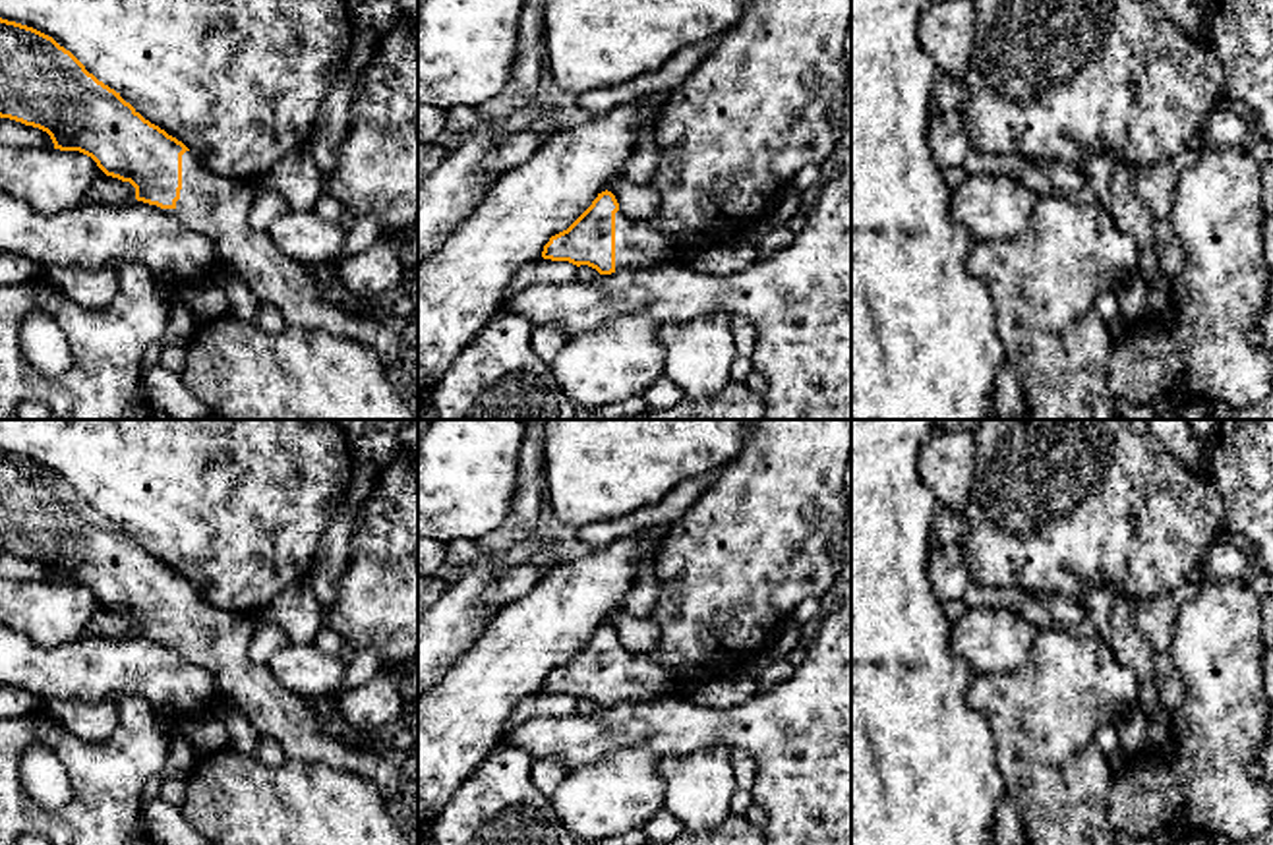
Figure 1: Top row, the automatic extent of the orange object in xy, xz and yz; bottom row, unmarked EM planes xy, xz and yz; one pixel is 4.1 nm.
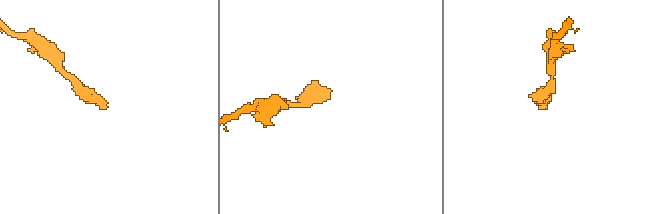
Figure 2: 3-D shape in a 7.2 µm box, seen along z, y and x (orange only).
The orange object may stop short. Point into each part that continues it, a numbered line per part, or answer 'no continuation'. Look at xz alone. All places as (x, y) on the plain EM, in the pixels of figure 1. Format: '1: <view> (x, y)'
1: xz (639, 677)

